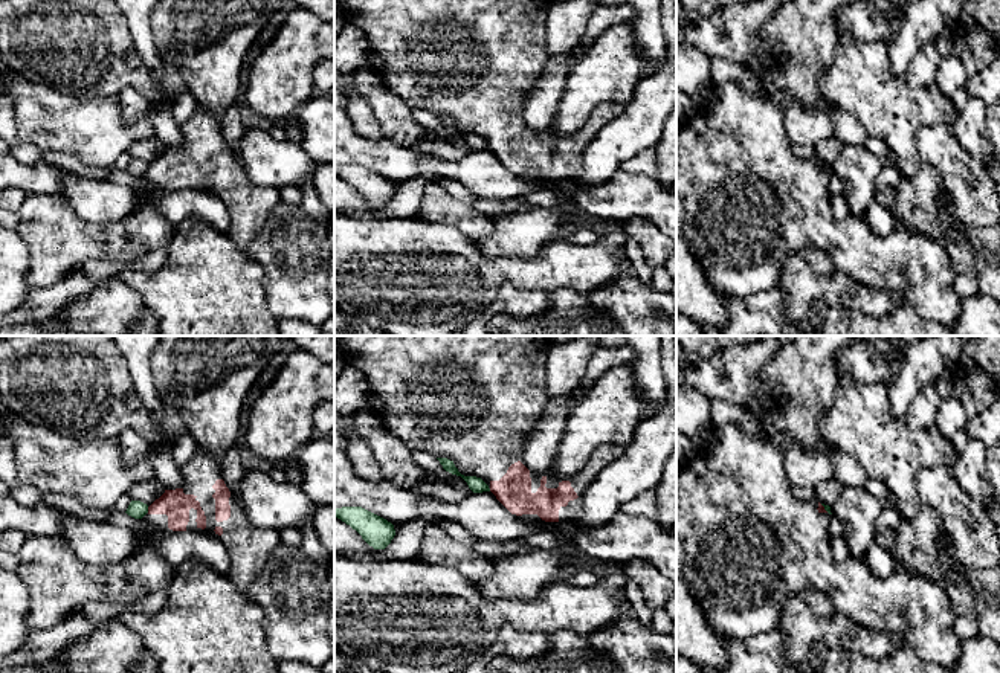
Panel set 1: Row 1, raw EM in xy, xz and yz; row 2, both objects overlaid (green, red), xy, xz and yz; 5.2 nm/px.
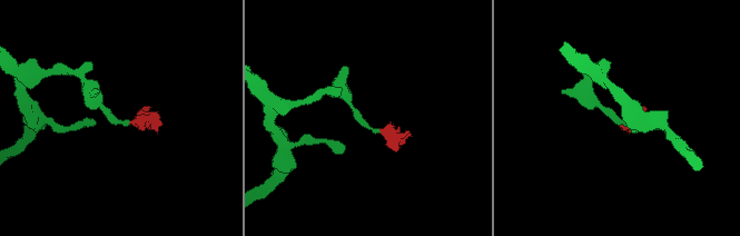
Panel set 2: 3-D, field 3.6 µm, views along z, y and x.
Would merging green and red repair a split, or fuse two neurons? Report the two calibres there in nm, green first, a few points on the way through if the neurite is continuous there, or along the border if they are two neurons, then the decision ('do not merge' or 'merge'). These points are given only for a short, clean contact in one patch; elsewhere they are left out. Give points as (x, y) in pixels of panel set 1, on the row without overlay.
calibres 90 and 150 nm; border xy (147, 165), (148, 170); do not merge

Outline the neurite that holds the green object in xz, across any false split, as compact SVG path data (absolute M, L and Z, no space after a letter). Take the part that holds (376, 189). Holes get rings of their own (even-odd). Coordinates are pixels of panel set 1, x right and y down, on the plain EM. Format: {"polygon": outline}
{"polygon": "M362 165L334 166L334 174L356 188L374 208L385 208L395 194L391 180Z"}

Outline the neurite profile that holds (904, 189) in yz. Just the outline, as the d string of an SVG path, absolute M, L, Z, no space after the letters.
M925 162L913 179L901 177L895 188L896 224L937 243L956 275L976 275L980 293L1000 301L1000 223L983 229L962 224L939 203L942 189L937 169ZM951 227L962 227L965 240L948 238Z

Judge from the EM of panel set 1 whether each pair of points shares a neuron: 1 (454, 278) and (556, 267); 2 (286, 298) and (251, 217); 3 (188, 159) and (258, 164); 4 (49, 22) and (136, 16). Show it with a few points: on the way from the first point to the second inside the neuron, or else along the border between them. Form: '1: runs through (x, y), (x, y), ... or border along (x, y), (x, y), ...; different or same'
1: runs through (480, 275), (493, 270), (530, 270); same
2: border along (278, 203), (245, 251); different
3: border along (232, 151), (245, 174), (254, 183), (263, 186); different
4: border along (122, 16), (129, 25), (133, 46), (138, 51); different

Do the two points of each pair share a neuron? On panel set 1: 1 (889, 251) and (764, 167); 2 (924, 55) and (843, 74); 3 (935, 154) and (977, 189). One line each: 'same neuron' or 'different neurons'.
1: same neuron
2: different neurons
3: same neuron

